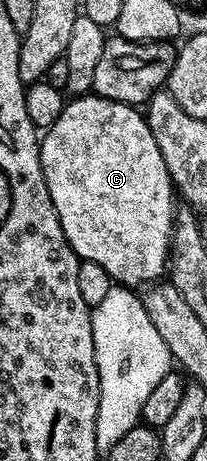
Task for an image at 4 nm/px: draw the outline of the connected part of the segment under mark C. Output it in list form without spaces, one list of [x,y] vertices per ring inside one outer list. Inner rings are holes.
[[[92,92],[70,97],[65,103],[63,112],[59,112],[59,120],[55,120],[55,124],[51,124],[49,129],[44,131],[41,138],[41,163],[43,176],[47,180],[47,192],[51,192],[51,204],[55,204],[55,212],[59,212],[59,224],[63,224],[63,236],[67,236],[71,248],[80,261],[100,264],[107,271],[107,276],[113,278],[114,283],[125,288],[138,288],[137,286],[144,287],[146,284],[156,283],[166,273],[169,261],[169,241],[173,235],[175,187],[167,172],[163,152],[159,152],[159,144],[155,144],[155,136],[151,136],[151,128],[146,115],[138,107],[100,98],[98,94]]]

